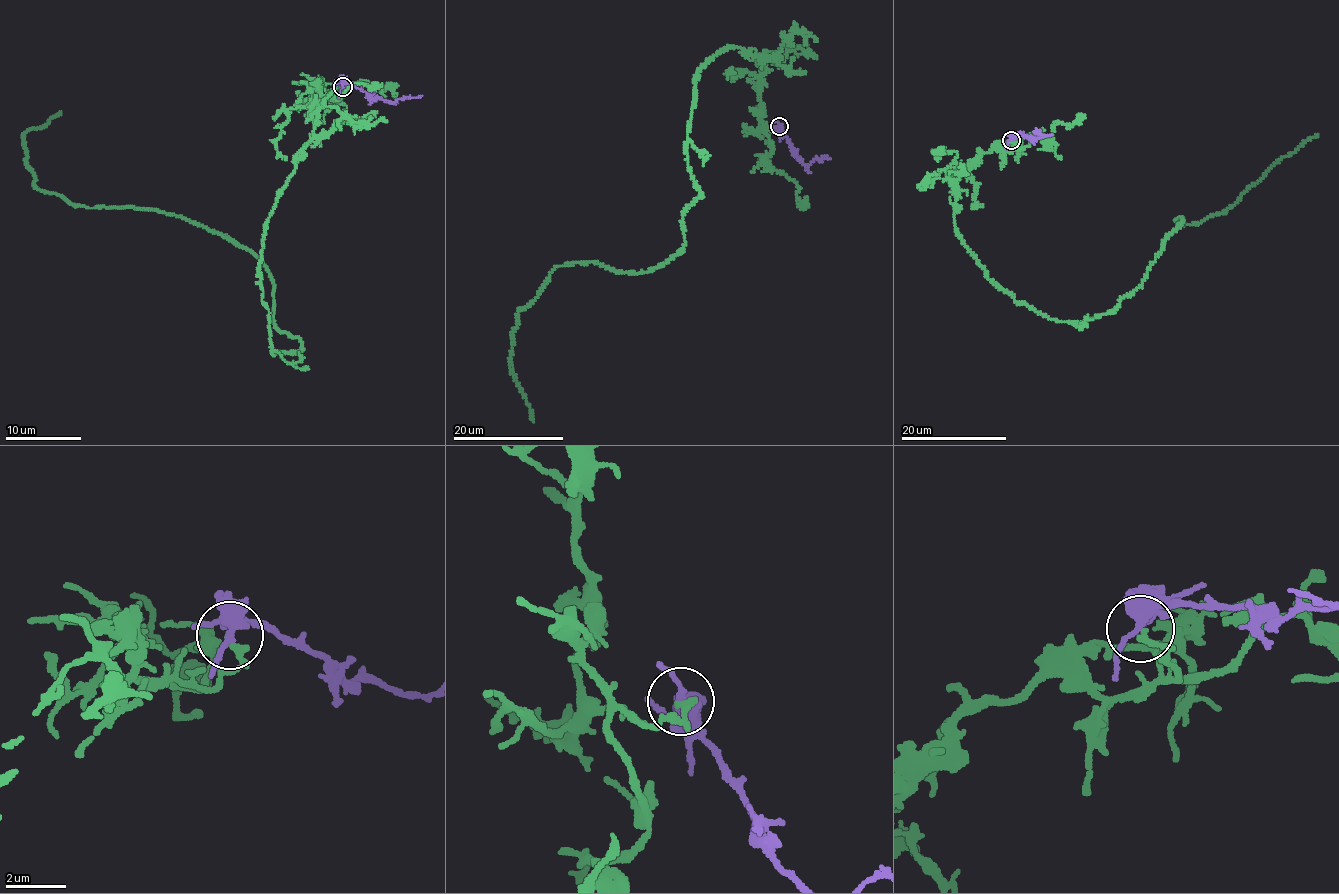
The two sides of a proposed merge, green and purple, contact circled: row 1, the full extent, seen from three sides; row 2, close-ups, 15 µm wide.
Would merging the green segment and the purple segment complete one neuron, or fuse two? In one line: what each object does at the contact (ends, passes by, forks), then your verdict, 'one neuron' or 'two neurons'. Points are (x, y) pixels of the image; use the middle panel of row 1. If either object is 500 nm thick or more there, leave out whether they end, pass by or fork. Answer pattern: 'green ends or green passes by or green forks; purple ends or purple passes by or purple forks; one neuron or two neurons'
green ends; purple forks; two neurons

